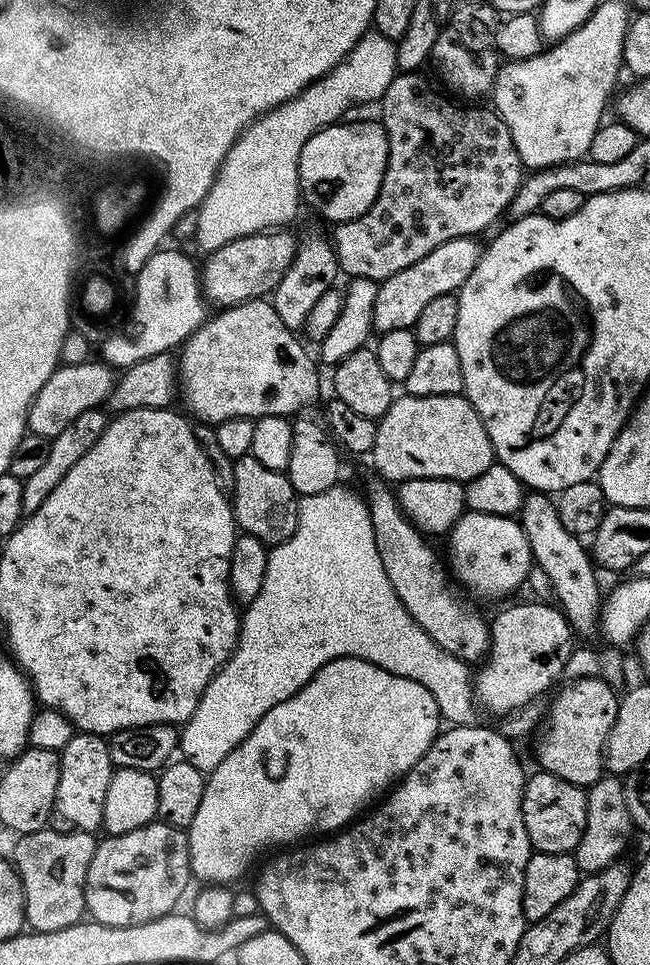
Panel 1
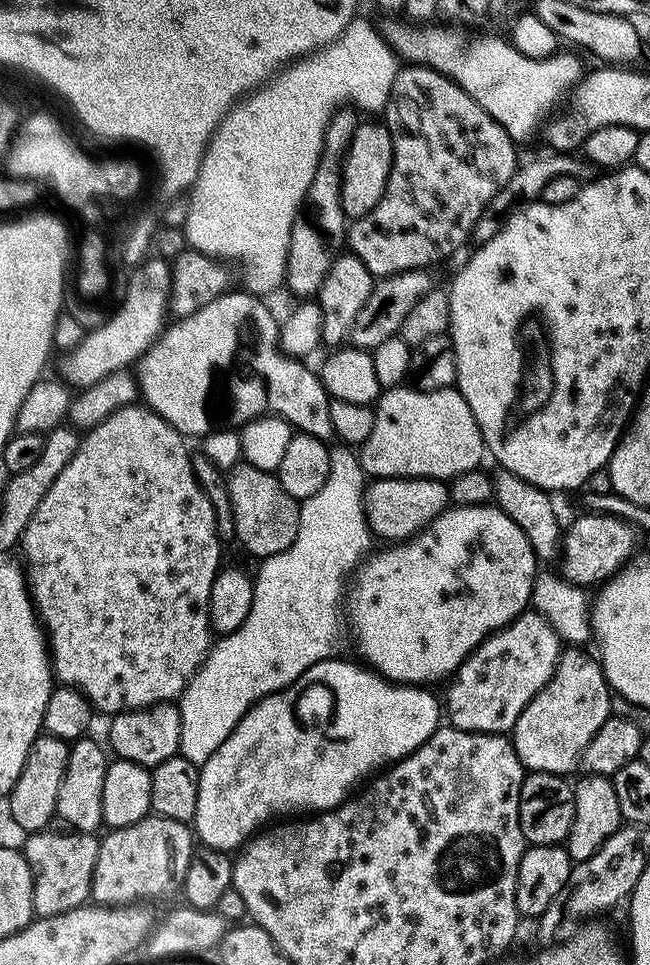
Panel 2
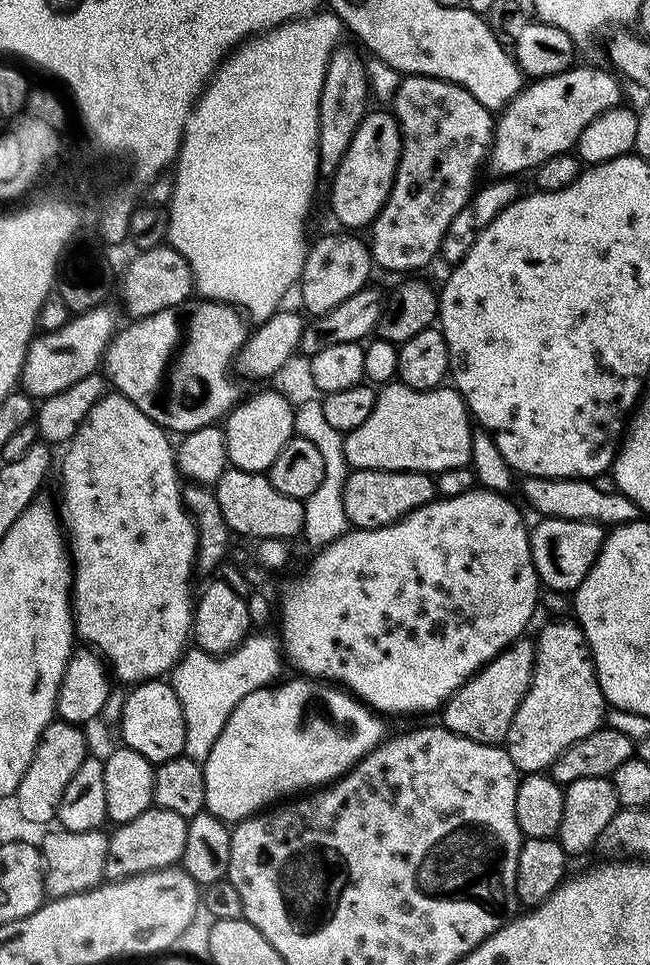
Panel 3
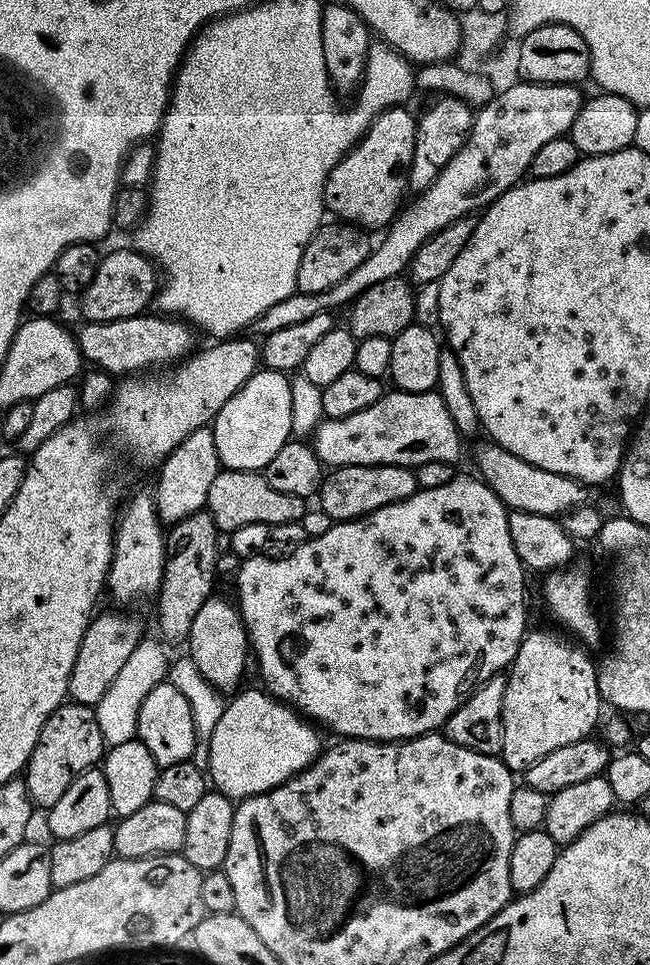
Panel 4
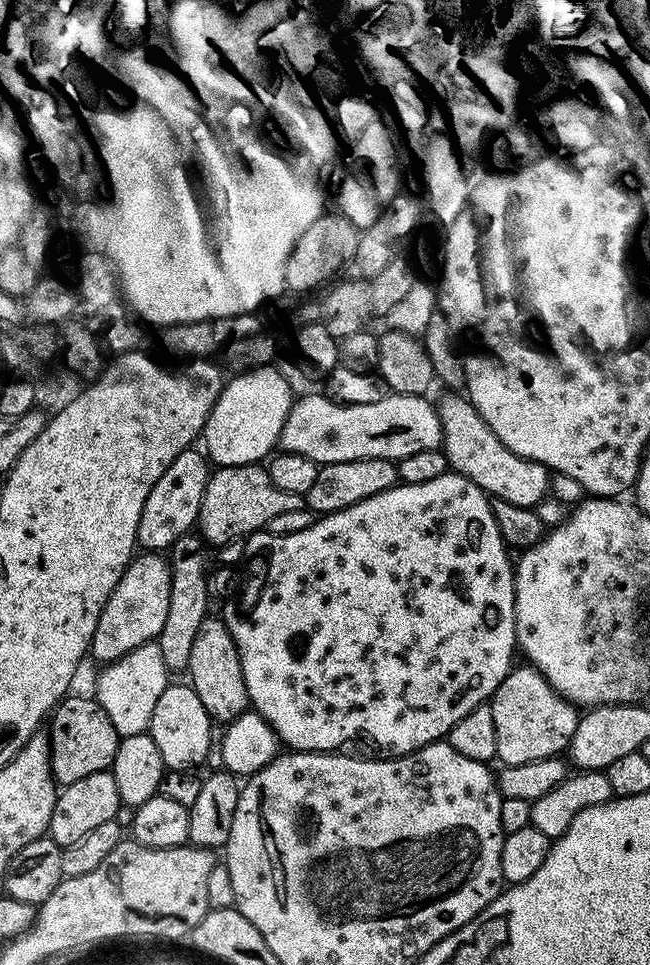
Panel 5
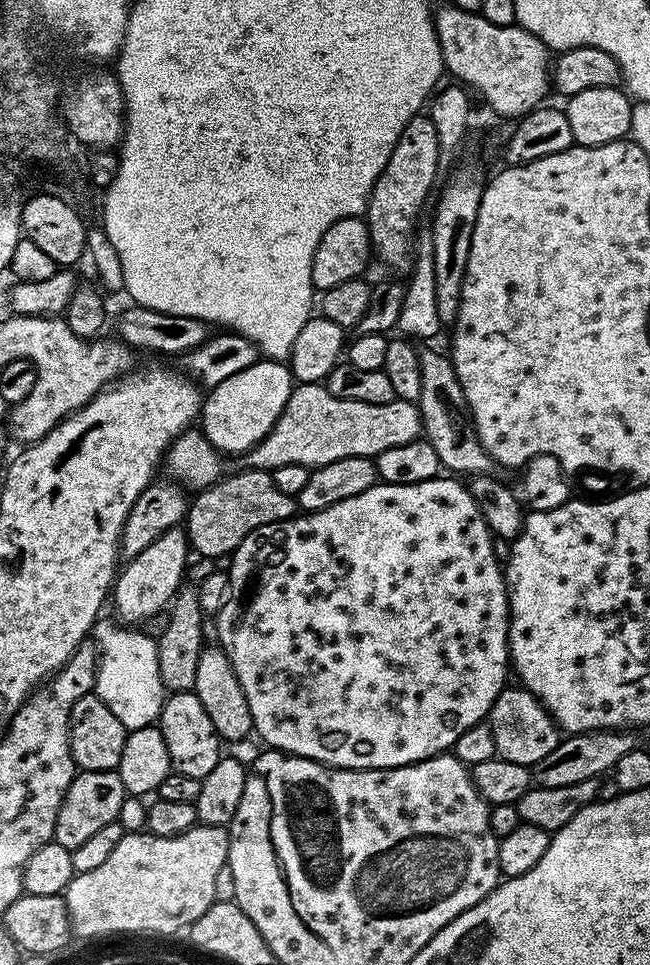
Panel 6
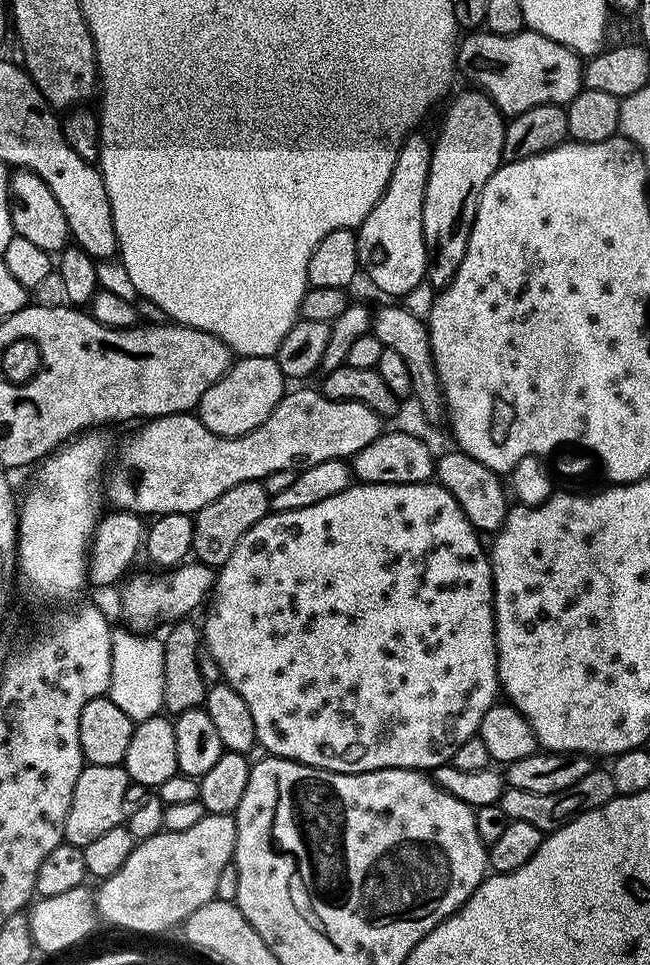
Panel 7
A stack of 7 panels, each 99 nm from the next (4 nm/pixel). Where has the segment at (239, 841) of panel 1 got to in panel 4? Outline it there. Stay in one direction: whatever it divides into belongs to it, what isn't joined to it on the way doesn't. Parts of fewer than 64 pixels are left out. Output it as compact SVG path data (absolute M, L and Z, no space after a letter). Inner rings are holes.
M257 688L237 691L237 696L225 703L222 718L218 718L218 726L214 726L208 739L207 775L215 791L233 802L286 783L311 766L322 751L317 729L301 713Z

